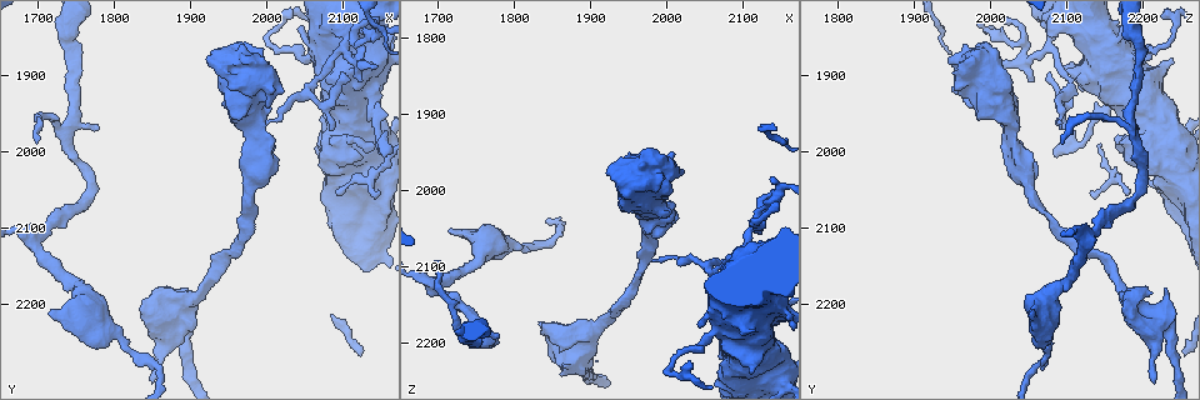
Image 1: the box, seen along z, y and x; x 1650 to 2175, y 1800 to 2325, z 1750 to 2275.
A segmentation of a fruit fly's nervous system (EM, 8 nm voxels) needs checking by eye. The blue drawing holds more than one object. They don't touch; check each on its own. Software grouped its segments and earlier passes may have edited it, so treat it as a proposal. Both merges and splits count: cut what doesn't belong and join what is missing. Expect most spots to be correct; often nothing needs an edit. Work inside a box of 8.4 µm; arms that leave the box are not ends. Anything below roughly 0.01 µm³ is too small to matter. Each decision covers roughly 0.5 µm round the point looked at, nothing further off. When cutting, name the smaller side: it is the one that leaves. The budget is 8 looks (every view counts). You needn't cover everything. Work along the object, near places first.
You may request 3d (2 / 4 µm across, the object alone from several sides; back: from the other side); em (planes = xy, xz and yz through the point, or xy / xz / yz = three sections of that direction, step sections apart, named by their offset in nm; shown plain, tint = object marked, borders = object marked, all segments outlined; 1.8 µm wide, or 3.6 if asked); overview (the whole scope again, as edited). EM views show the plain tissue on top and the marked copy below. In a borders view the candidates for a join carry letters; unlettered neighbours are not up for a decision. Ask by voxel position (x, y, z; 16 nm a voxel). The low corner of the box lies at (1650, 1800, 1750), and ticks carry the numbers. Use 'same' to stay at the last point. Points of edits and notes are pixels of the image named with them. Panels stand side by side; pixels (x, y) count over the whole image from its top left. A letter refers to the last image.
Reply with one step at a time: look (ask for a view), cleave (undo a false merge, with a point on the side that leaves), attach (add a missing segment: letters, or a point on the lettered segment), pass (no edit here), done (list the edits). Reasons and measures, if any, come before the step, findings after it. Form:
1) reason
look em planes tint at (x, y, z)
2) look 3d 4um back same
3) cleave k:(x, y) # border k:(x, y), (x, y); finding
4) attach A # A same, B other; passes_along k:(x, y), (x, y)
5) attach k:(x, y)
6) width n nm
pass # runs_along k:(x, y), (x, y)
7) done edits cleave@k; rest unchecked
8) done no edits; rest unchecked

branch stops here
look em 3.6um xy step 16 borders at (1780, 1970, 2185)

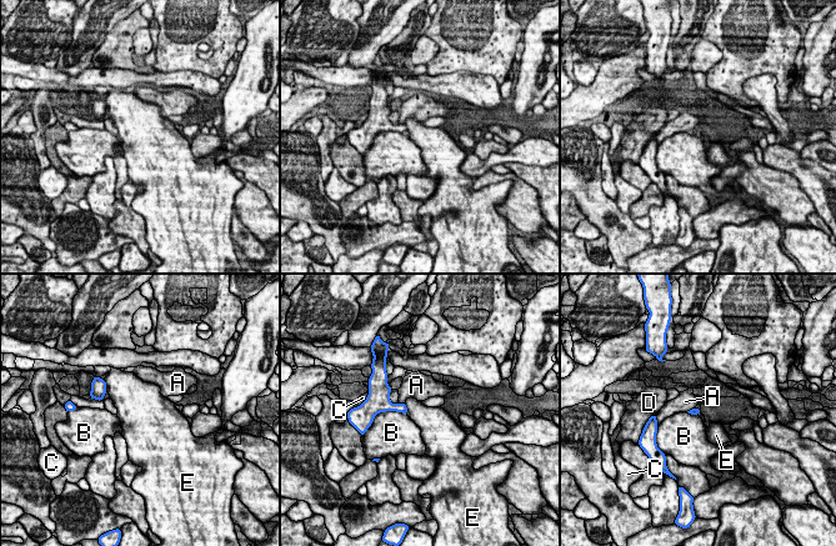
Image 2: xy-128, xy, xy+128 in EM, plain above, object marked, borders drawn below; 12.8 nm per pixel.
pass # A other, B other, C other, D other, E other; border 2:(404, 404), (408, 412); no lettered segment goes on from it

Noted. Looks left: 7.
look 3d 2um at (1700, 1990, 2095)

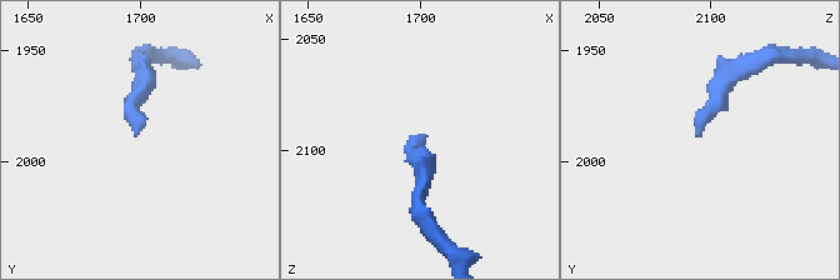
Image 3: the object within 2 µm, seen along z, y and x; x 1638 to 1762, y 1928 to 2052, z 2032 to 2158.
look em xz step 8 borders at (1700, 1988, 2094)

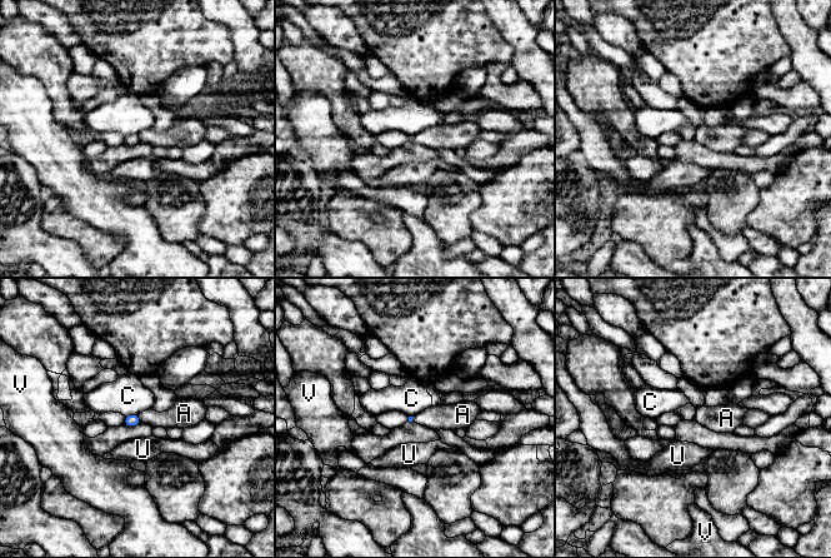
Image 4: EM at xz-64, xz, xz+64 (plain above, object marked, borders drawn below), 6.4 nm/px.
look em planes borders same

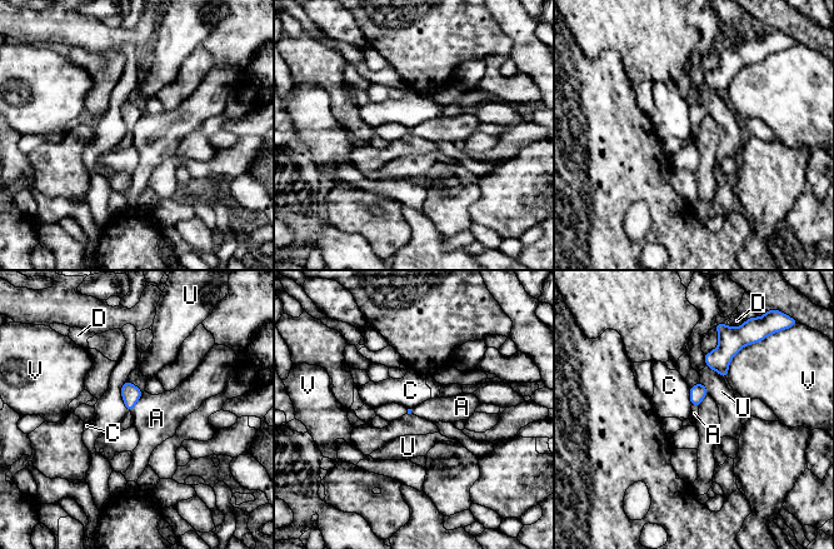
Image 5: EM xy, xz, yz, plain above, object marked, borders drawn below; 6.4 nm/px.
pass # A other, C other, D other, U other, V other; border 5:(143, 393), (130, 412); none of them fits

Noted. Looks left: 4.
an open end
look em planes borders at (1715, 2215, 2050)

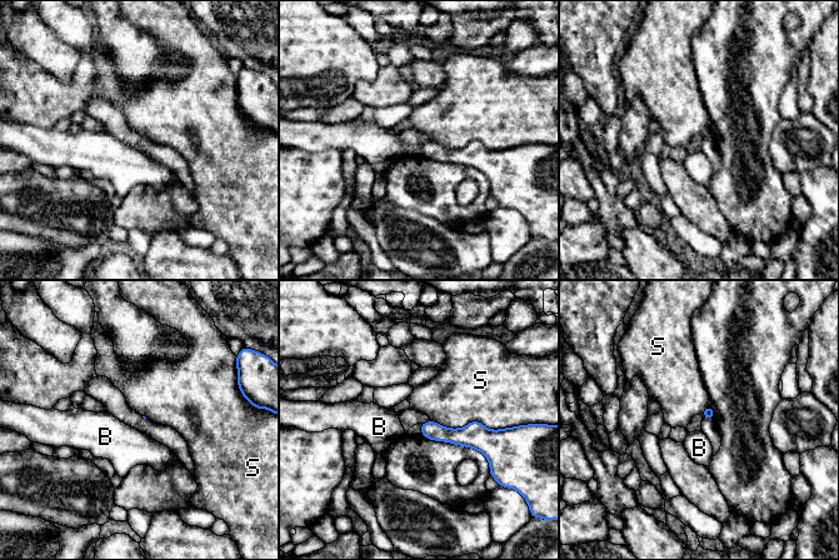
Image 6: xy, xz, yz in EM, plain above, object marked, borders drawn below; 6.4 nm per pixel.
pass # B other, S other; runs_along 6:(424, 426), (450, 435), (493, 434); no lettered segment goes on from it

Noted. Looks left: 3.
calibre changes
look 3d 4um at (2100, 1995, 2190)

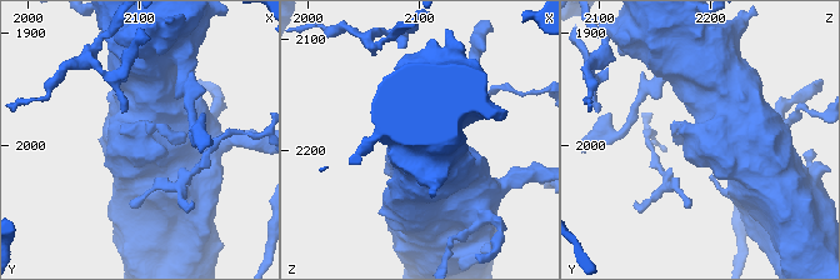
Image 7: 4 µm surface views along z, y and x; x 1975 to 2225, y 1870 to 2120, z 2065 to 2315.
look em 3.6um planes borders at (2100, 1992, 2188)

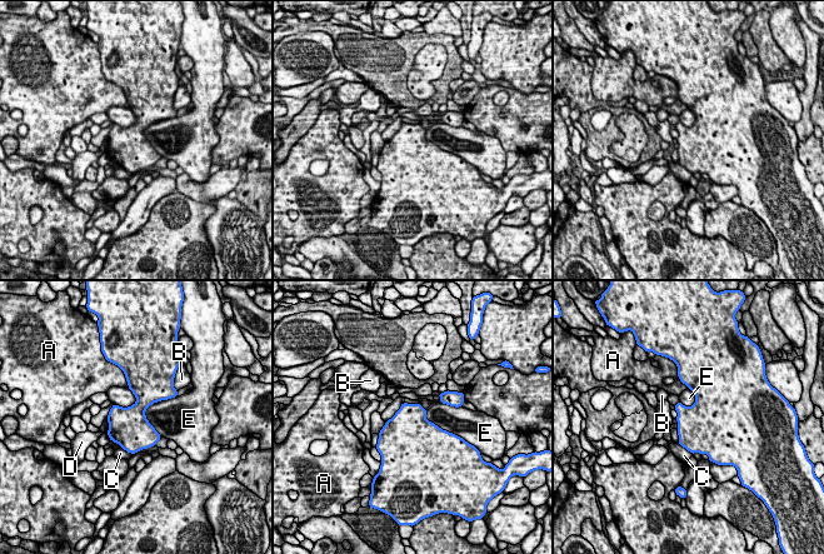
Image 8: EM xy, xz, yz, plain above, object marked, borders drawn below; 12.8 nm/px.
pass # A other, B other, C other, D other, E other; border 8:(170, 398), (145, 410), (161, 435); all the same cell

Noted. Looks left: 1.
done no edits; rest unchecked

